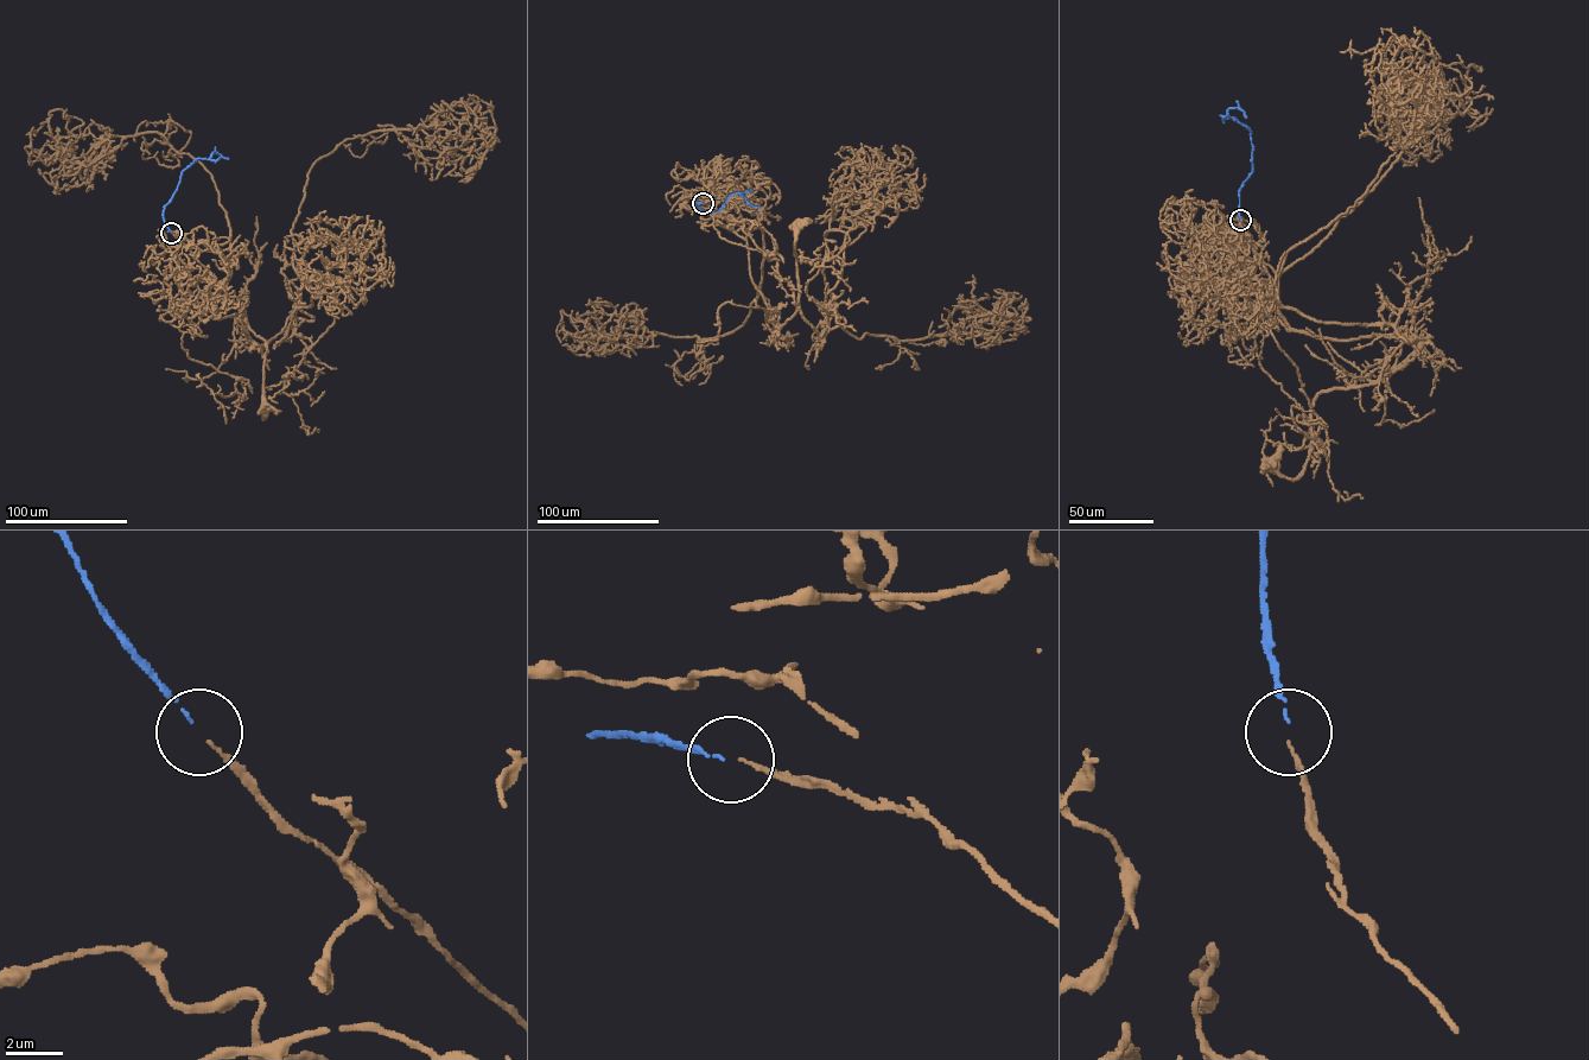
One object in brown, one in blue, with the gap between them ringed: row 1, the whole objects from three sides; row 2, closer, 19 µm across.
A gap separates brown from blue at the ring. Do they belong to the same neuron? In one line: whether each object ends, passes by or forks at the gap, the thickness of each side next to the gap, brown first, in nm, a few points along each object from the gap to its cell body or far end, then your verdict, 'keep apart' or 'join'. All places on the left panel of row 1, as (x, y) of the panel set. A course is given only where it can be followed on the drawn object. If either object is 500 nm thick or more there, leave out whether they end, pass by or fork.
brown ends | blue ends | 110/80 nm | brown via (172, 233), (210, 274), (218, 292), (215, 310), (218, 318), (237, 315), (265, 342), (264, 406) | blue via (171, 233), (163, 211), (182, 172), (196, 159), (208, 159), (214, 152), (228, 158) | join

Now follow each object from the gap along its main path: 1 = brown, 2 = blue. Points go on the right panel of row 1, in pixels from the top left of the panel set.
1: (1240, 221), (1290, 328), (1424, 342), (1377, 381), (1322, 391), (1296, 478), (1273, 463)
2: (1240, 220), (1239, 190), (1252, 171), (1251, 132), (1234, 118), (1225, 116), (1227, 110), (1233, 108), (1246, 116)

